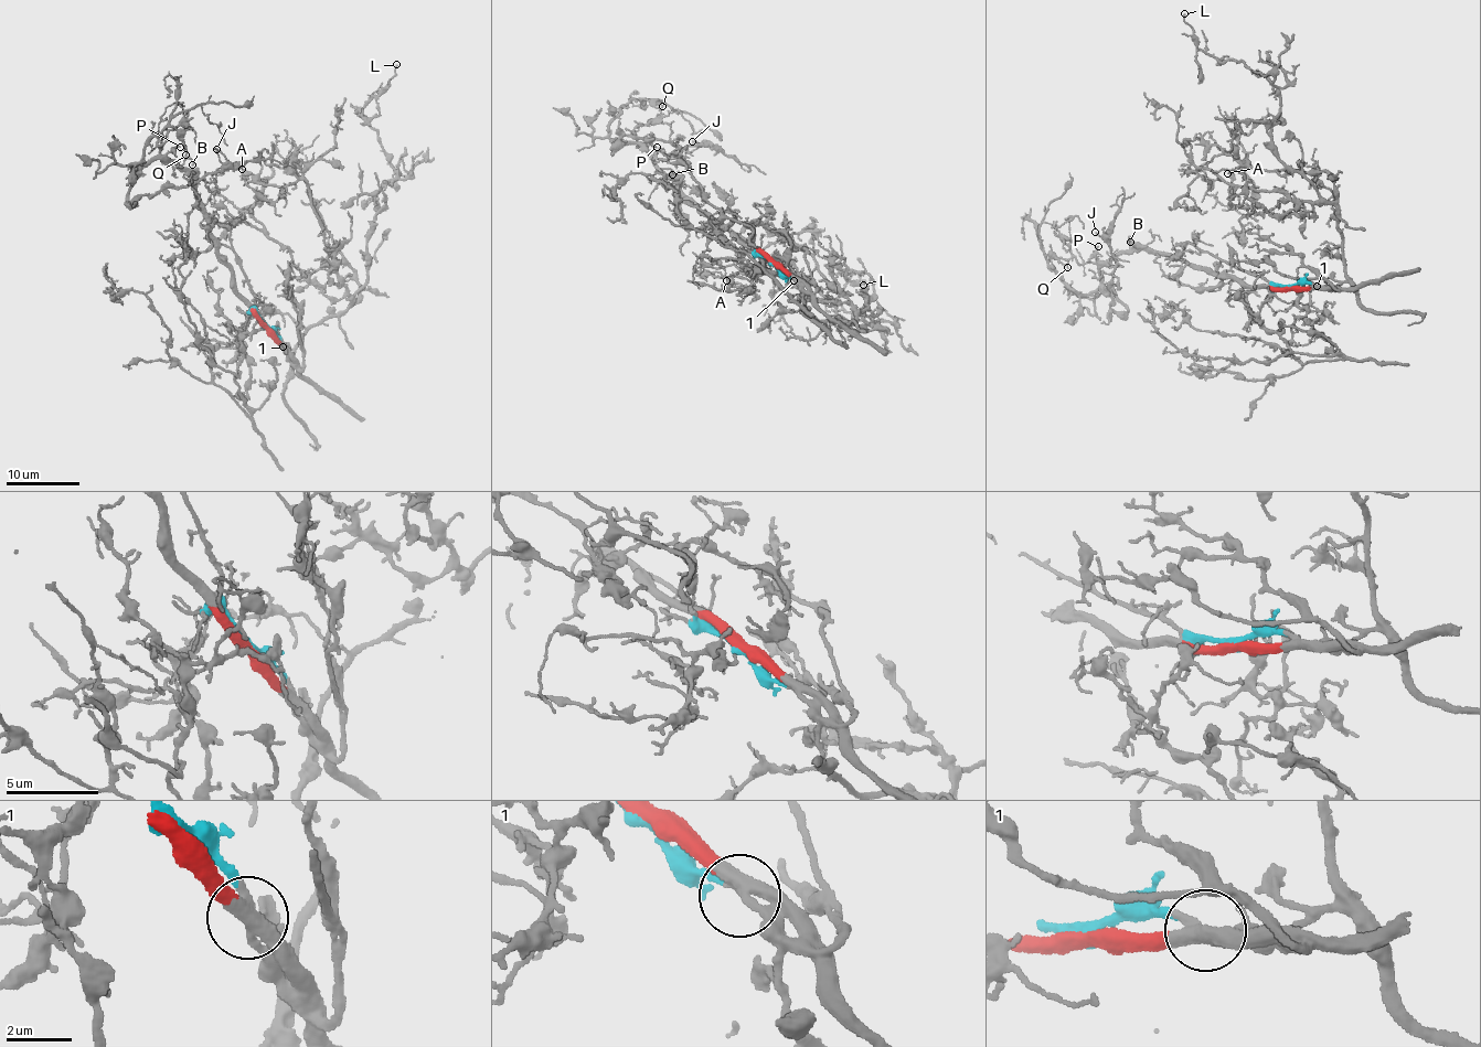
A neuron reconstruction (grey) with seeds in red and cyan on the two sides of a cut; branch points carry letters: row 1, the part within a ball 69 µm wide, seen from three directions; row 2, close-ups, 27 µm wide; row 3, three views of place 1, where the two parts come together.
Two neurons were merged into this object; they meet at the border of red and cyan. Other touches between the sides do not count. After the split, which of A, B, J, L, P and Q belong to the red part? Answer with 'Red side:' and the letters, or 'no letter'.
Red side: B, J, P, Q

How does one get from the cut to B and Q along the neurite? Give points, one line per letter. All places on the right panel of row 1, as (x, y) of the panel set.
B: (1290, 289), (1275, 290), (1239, 282), (1140, 249), (1131, 242)
Q: (1290, 289), (1239, 282), (1142, 249), (1123, 252), (1101, 265), (1099, 287), (1075, 292), (1046, 255), (1067, 267)

